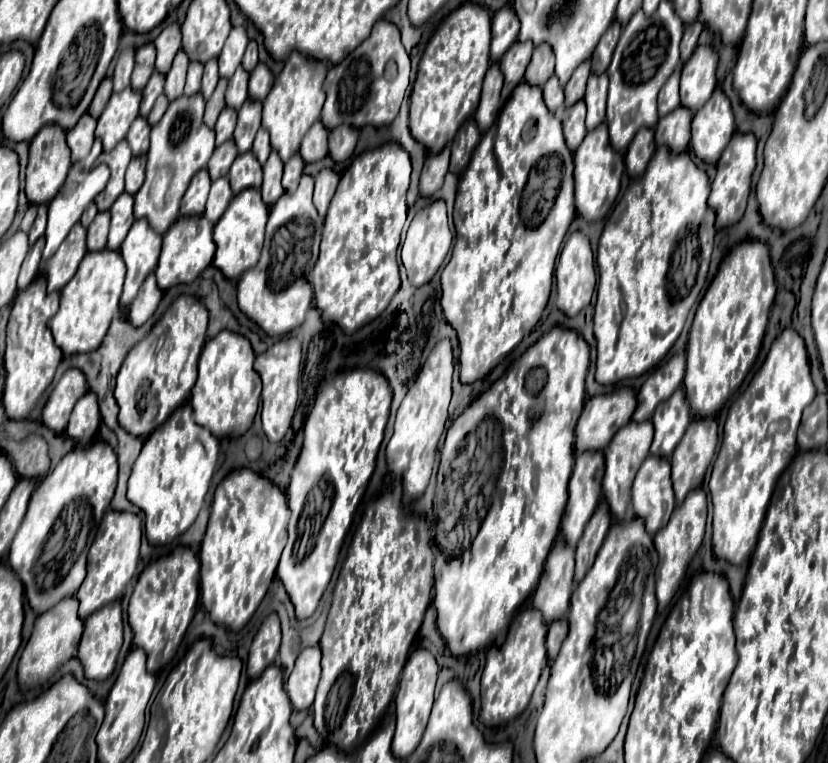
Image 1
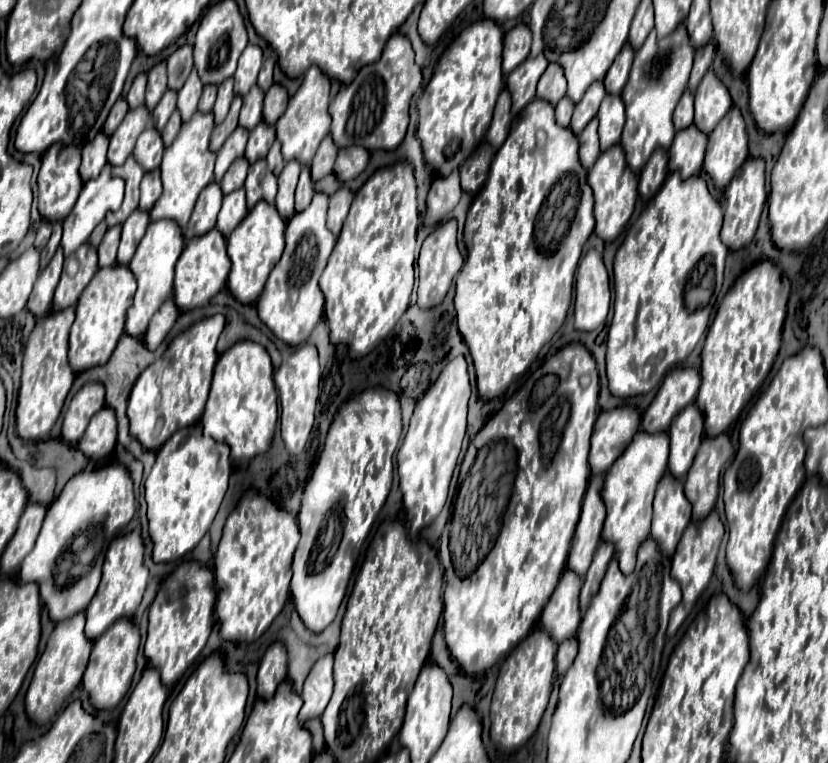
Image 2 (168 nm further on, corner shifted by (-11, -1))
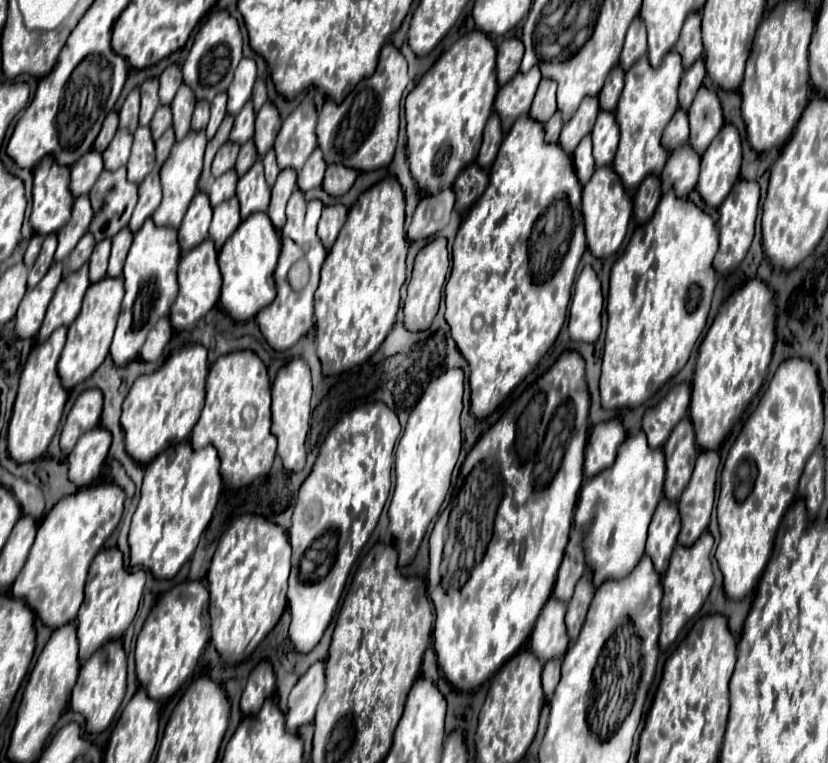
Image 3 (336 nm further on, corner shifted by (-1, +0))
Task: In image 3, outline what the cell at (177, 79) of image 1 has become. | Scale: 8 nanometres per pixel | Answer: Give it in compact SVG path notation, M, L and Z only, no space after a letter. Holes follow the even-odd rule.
M181 84L171 102L173 128L175 128L177 138L183 138L191 130L191 114L193 114L195 102L197 102L197 98L195 98L193 90L187 84Z

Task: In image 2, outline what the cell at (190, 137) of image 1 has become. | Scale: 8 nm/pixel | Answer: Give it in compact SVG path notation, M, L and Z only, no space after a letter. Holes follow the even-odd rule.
M195 113L189 123L183 123L177 139L171 147L165 149L163 163L161 163L161 179L163 179L163 195L151 209L149 217L157 219L173 219L181 229L187 227L189 217L193 213L195 201L211 181L213 181L213 165L215 153L209 151L209 137L213 131L213 115L211 113Z

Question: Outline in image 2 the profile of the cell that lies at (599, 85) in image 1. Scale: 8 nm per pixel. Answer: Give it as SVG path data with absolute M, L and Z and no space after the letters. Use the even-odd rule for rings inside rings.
M605 95L599 109L599 139L601 151L617 145L621 141L621 131L625 125L625 105L619 95Z

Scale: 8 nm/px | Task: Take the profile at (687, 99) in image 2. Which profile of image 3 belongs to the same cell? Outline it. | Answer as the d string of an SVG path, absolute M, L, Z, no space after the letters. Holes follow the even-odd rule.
M677 110L671 118L671 122L667 124L665 132L663 132L663 146L671 152L675 146L687 144L689 140L689 124L687 124L687 112L685 110Z

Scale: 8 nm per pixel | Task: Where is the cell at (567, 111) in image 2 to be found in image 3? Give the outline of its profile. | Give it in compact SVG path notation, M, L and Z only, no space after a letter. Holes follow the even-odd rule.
M557 110L557 112L551 116L551 120L545 124L545 138L547 138L547 142L557 142L557 140L559 140L559 130L561 130L561 126L563 126L563 120L561 120L561 112Z

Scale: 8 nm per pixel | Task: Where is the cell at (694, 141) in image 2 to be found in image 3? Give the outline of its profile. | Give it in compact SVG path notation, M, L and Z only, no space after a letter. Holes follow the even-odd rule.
M689 144L677 146L669 154L667 164L661 172L663 192L673 188L679 196L687 196L697 184L699 162L701 162L701 156Z

